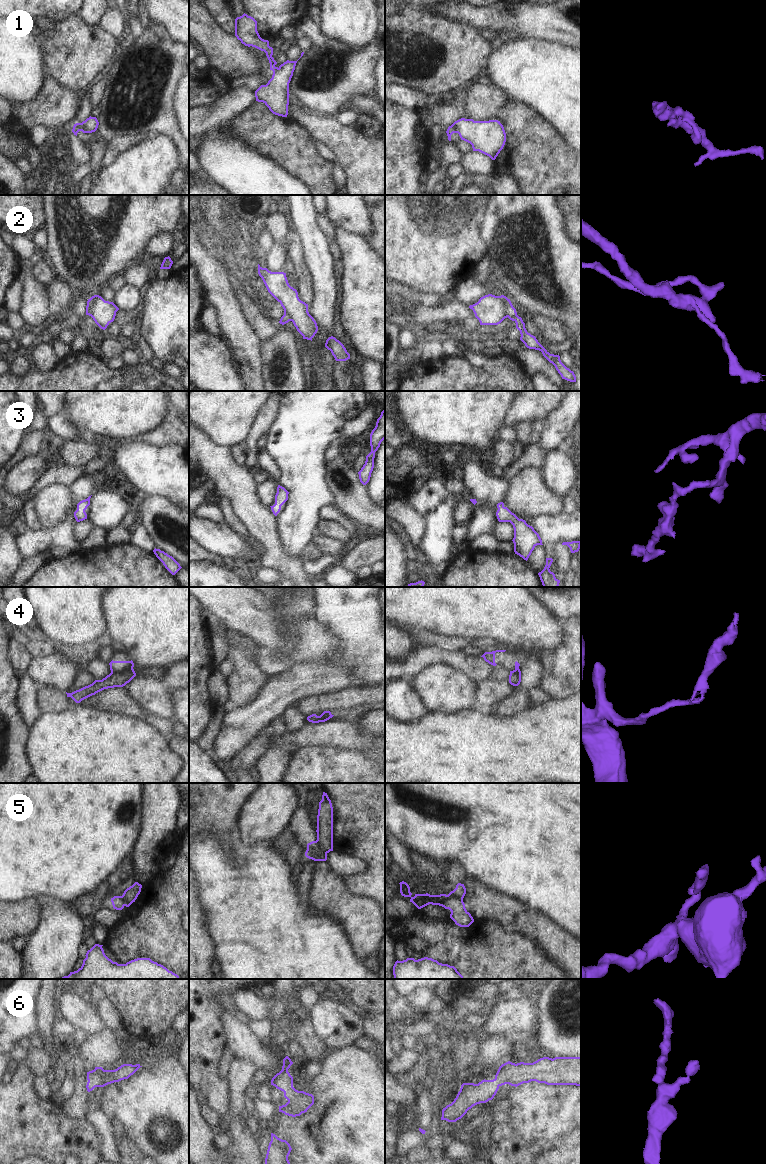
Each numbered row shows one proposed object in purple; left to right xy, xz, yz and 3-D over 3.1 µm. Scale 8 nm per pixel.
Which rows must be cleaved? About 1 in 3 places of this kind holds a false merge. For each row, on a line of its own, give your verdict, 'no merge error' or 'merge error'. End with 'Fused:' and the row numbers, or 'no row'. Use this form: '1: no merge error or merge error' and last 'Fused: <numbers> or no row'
1: merge error
2: merge error
3: no merge error
4: merge error
5: merge error
6: no merge error
Fused: 1, 2, 4, 5

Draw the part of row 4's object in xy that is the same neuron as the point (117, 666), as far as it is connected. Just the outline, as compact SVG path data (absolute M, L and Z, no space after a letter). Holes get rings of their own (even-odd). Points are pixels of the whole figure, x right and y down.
M111 661L109 663L110 670L114 672L121 672L124 669L129 669L134 667L133 661Z

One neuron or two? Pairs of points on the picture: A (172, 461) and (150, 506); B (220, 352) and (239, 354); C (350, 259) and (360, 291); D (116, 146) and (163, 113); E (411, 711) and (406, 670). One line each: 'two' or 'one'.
A: two
B: two
C: one
D: two
E: two

